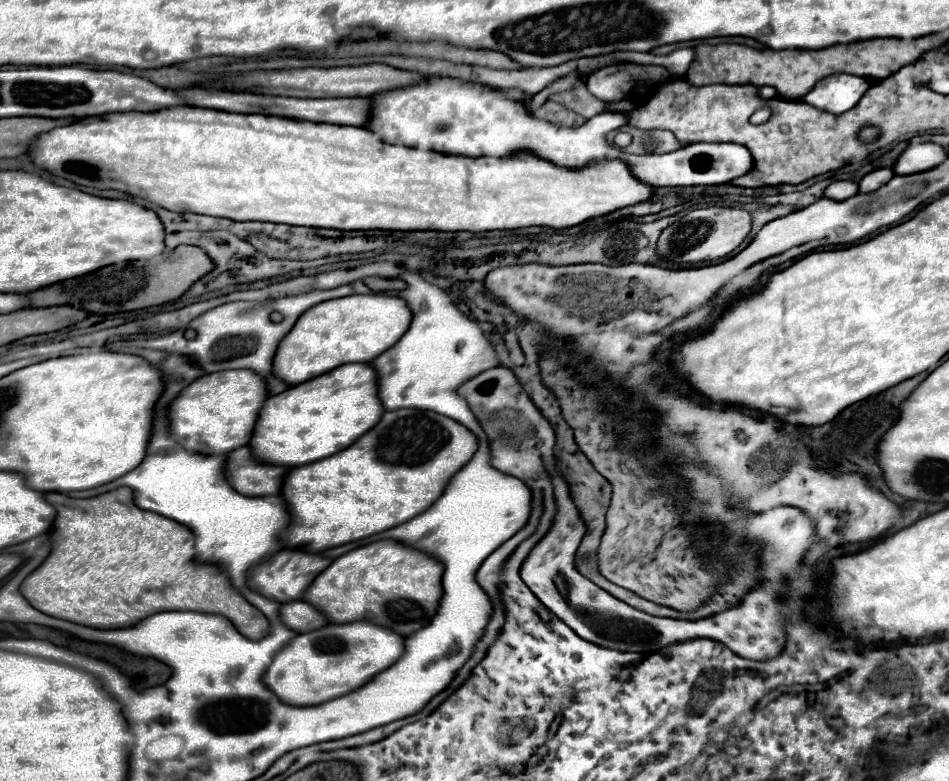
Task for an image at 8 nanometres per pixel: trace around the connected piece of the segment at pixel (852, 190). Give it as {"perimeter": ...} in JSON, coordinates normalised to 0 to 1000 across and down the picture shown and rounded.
{"perimeter":[[[881,230],[877,233],[872,241],[870,241],[870,254],[877,254],[877,256],[891,256],[896,251],[902,251],[904,248],[904,236],[898,233],[898,230]]]}

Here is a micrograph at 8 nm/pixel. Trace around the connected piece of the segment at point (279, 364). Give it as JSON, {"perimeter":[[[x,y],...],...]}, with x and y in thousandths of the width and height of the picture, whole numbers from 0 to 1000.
{"perimeter":[[[407,374],[371,376],[344,384],[322,397],[295,438],[289,456],[289,479],[306,494],[333,484],[367,464],[392,464],[426,430],[434,412],[434,397],[421,379]]]}

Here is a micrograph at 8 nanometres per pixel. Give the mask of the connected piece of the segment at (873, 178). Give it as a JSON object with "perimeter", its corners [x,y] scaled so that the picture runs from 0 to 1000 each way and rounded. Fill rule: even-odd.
{"perimeter":[[[940,215],[919,218],[917,223],[913,223],[913,225],[906,230],[906,246],[921,246],[921,243],[929,241],[940,225],[942,225],[942,218],[940,218]]]}

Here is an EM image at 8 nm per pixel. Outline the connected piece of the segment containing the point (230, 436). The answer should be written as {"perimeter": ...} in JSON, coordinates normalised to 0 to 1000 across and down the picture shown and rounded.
{"perimeter":[[[234,474],[204,487],[179,517],[179,548],[185,571],[211,581],[240,581],[266,563],[270,533],[282,510],[280,489],[266,474]]]}

